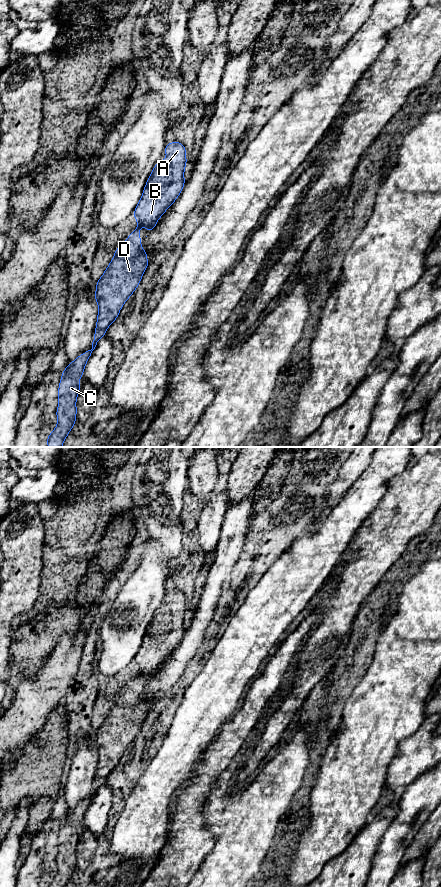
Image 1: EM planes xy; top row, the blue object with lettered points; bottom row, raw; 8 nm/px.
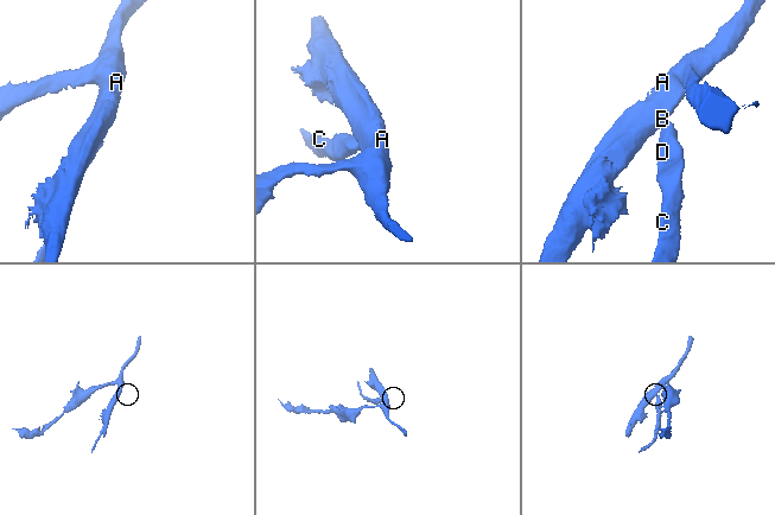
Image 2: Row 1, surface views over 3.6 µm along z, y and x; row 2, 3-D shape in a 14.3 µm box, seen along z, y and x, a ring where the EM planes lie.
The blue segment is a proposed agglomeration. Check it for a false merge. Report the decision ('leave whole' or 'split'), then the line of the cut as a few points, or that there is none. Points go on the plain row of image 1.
split; cut in xy along (137, 672), (139, 674)

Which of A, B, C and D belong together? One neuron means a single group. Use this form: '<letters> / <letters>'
A B / C D

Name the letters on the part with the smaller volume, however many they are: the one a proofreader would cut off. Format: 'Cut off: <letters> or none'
Cut off: C, D

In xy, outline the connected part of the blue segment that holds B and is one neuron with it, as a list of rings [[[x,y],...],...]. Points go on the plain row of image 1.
[[[174,589],[167,592],[164,601],[168,604],[154,614],[134,658],[133,665],[139,674],[149,675],[157,670],[184,635],[186,596]]]

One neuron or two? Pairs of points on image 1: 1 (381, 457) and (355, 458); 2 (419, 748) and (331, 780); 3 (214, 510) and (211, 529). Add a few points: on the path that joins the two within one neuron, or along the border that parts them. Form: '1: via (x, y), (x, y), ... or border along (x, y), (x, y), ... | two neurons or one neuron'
1: border along (372, 457), (369, 464), (358, 476) | two neurons
2: border along (407, 737), (400, 742), (388, 766), (385, 779) | two neurons
3: via (212, 515), (211, 524) | one neuron

